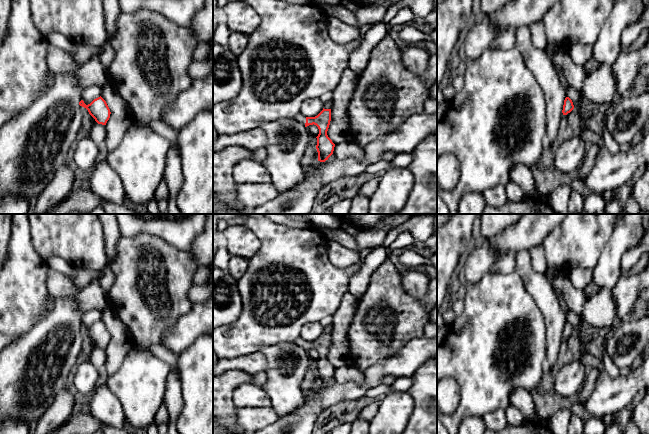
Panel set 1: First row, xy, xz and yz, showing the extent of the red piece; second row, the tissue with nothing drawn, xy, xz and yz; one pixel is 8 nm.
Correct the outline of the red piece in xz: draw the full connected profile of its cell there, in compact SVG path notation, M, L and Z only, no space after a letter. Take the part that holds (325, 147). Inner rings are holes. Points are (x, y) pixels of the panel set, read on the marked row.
M324 109L315 117L305 117L299 113L295 119L303 126L316 125L319 129L316 149L318 161L325 162L333 154L335 144L328 137L327 131L331 121L331 109Z

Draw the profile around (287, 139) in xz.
M295 118L260 124L267 136L267 157L262 162L278 193L294 188L305 176L301 165L311 134Z

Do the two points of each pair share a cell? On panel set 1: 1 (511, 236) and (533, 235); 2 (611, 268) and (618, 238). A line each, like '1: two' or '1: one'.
1: one
2: one

